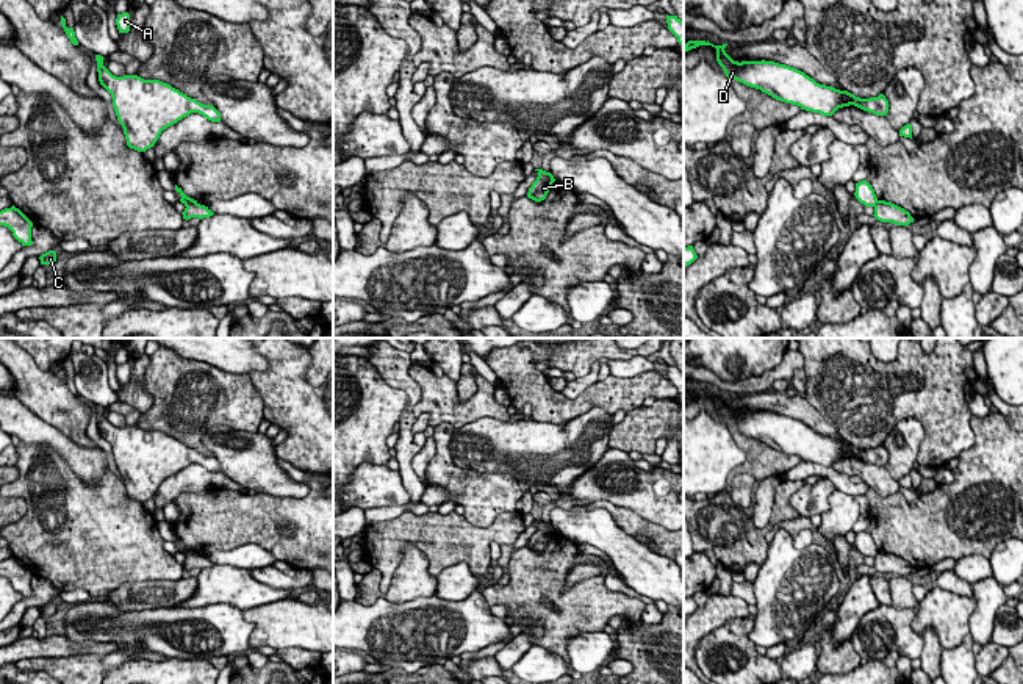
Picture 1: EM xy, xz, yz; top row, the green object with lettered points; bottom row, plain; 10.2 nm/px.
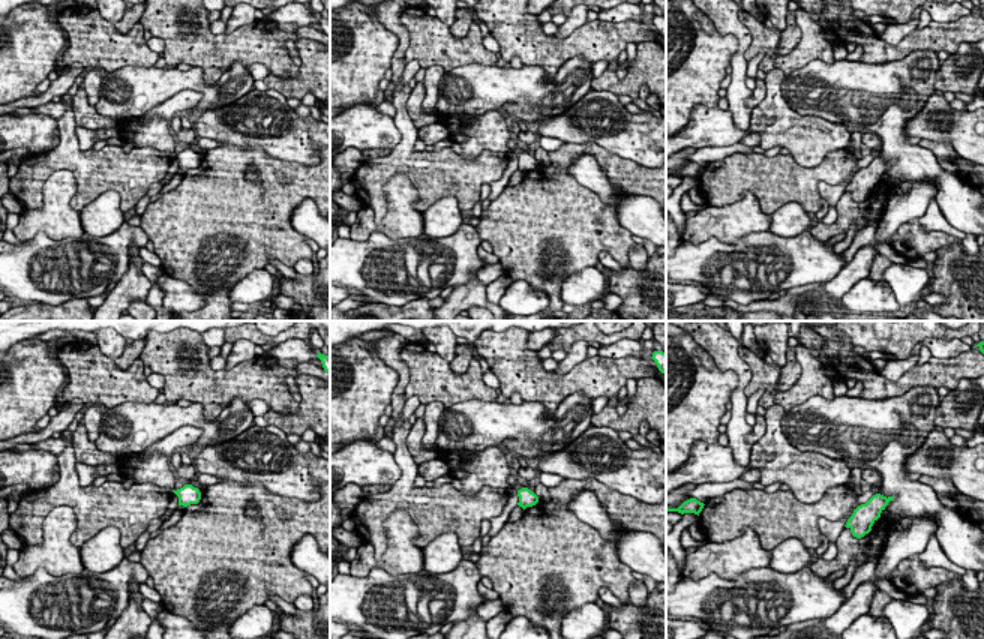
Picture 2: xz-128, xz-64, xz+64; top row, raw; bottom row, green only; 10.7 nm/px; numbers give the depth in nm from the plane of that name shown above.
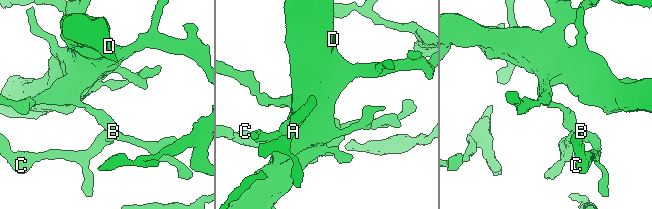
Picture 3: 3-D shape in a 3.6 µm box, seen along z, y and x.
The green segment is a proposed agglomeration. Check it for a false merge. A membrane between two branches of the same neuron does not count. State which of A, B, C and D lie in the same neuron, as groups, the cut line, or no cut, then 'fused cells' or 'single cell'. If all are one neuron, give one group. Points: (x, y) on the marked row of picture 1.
A D / B C; cut in xy along (196, 202), (185, 205); fused cells

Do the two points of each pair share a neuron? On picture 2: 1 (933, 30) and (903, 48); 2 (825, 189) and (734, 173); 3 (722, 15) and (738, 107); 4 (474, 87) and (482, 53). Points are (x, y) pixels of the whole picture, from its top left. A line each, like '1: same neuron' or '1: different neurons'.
1: same neuron
2: different neurons
3: same neuron
4: different neurons

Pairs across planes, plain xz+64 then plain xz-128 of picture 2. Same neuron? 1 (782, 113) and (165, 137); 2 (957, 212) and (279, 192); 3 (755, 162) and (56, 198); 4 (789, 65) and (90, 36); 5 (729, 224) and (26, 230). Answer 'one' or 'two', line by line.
1: one
2: two
3: two
4: one
5: one

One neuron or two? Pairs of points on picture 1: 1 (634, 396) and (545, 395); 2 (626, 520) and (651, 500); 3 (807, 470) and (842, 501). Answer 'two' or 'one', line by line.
1: one
2: two
3: two

